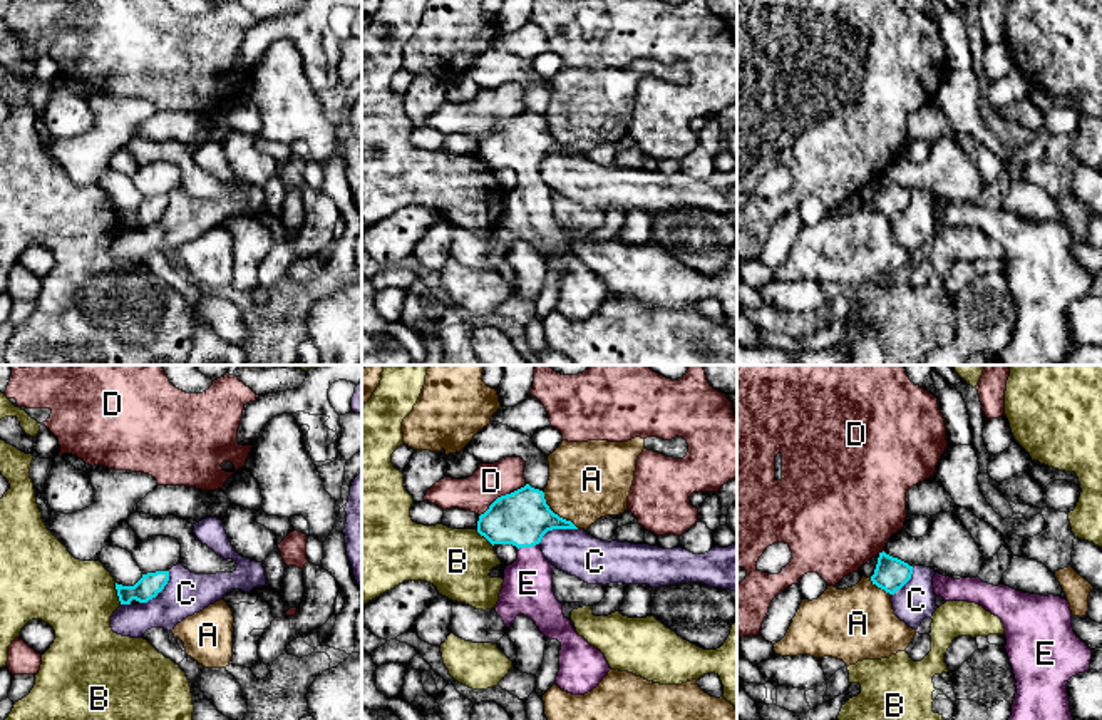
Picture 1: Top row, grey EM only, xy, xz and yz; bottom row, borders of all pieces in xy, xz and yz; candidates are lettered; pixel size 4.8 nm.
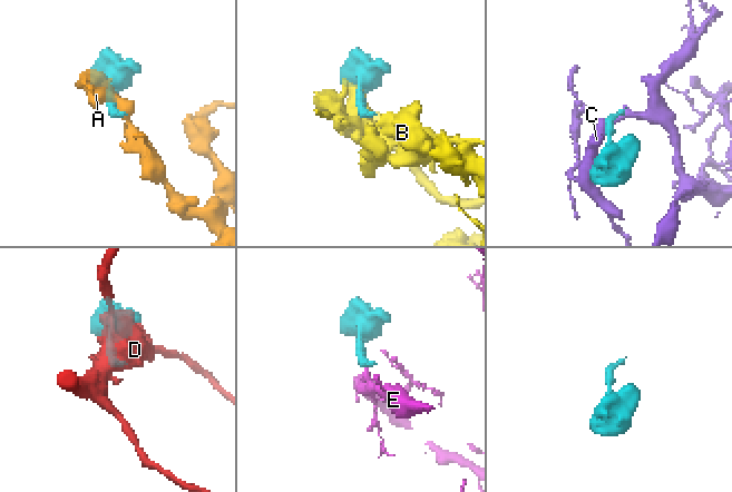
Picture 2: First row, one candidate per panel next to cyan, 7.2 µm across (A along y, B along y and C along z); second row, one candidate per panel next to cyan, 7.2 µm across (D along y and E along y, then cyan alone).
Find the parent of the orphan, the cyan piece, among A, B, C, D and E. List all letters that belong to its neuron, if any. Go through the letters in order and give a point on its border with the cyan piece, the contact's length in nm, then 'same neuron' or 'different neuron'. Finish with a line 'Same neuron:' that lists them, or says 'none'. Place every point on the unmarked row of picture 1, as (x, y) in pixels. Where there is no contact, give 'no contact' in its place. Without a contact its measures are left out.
A: contact xz (556, 139); length 260 nm; different neuron
B: contact xy (118, 218); length 110 nm; different neuron
C: contact xz (556, 153); length 200 nm; different neuron
D: contact xz (503, 121); length 280 nm; different neuron
E: contact xz (528, 171); length 110 nm; same neuron
Same neuron: E

